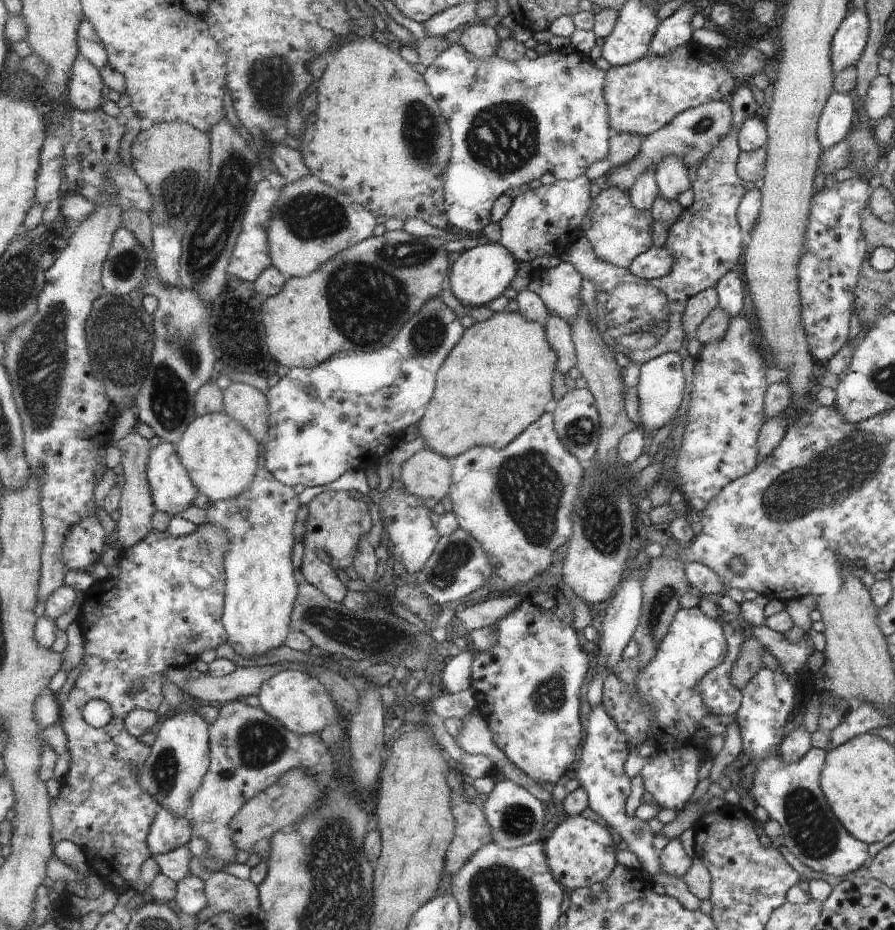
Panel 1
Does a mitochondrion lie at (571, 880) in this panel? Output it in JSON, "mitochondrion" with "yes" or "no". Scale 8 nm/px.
{"mitochondrion":"no"}

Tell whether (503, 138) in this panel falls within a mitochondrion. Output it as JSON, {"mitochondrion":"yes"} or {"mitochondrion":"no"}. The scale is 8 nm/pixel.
{"mitochondrion":"yes"}

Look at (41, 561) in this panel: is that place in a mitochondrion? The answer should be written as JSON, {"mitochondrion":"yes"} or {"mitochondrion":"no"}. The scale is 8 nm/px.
{"mitochondrion":"no"}

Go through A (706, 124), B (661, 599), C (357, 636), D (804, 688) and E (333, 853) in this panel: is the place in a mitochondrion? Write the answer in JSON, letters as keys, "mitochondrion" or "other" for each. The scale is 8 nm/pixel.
{"A":"mitochondrion","B":"mitochondrion","C":"mitochondrion","D":"other","E":"mitochondrion"}

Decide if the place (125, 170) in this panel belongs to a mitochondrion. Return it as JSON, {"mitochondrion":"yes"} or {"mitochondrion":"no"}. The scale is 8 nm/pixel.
{"mitochondrion":"no"}

